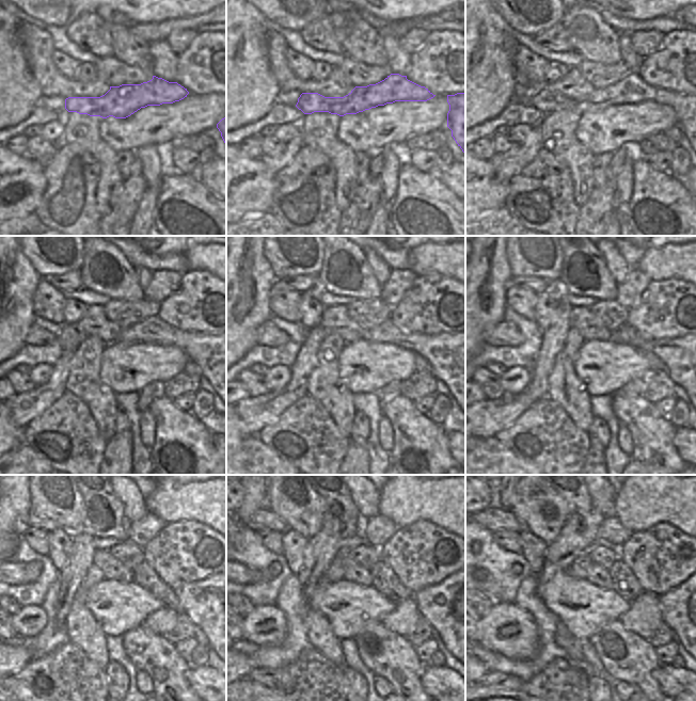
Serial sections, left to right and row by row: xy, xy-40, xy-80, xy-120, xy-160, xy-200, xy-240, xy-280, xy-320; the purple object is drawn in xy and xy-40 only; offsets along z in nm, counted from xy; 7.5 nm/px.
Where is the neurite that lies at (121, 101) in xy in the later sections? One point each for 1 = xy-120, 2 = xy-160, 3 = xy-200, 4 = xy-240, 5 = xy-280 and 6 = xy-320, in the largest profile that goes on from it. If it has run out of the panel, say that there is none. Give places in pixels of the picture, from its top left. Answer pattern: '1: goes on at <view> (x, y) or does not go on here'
1: goes on at xy-120 (204, 350)
2: goes on at xy-160 (443, 351)
3: goes on at xy-200 (682, 356)
4: goes on at xy-240 (204, 602)
5: goes on at xy-280 (443, 604)
6: goes on at xy-320 (682, 608)

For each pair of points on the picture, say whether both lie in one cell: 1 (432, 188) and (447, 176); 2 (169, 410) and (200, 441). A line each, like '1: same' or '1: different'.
1: different
2: same

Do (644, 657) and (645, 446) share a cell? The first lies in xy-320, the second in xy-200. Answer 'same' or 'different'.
same

